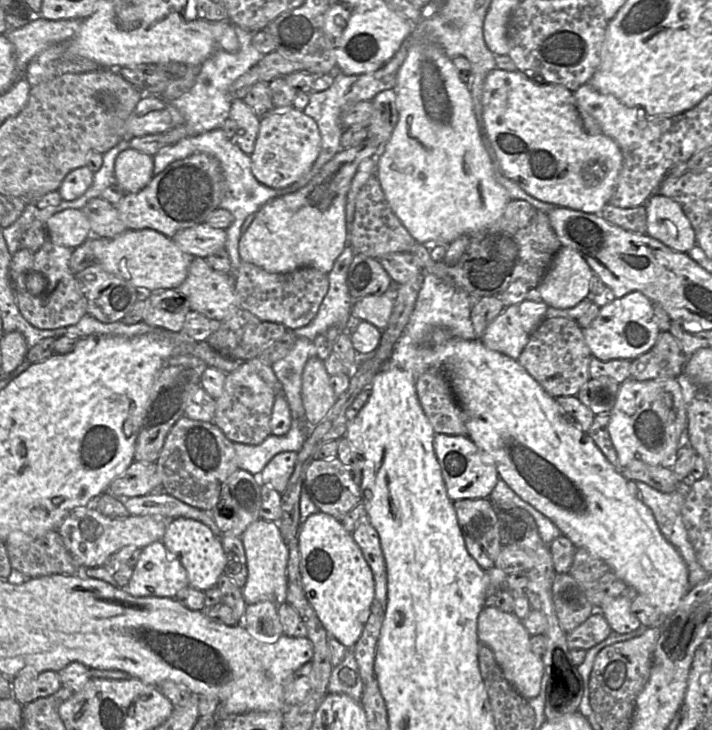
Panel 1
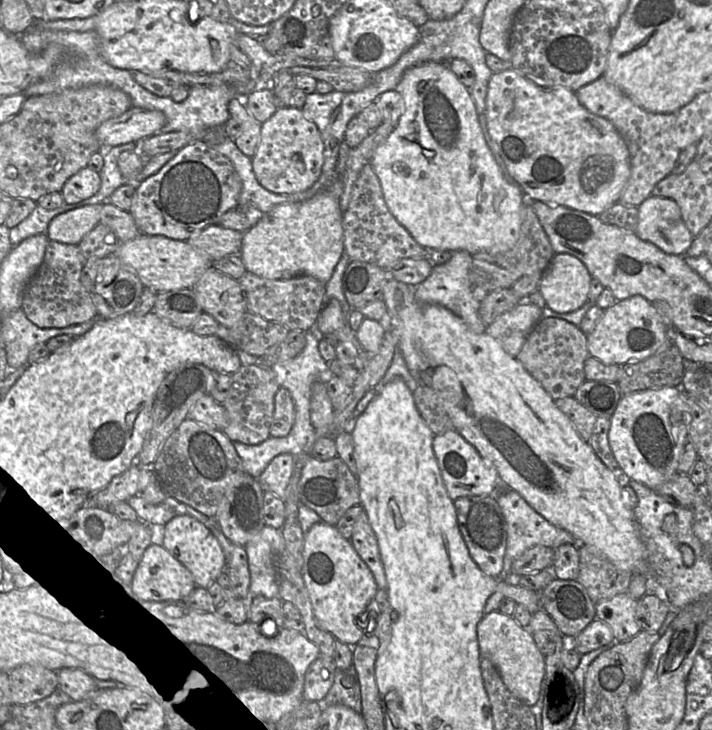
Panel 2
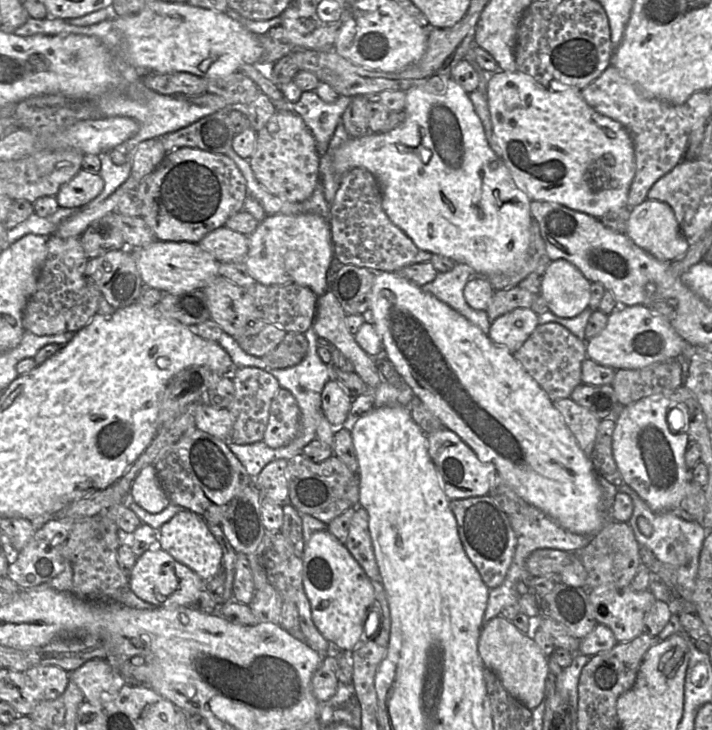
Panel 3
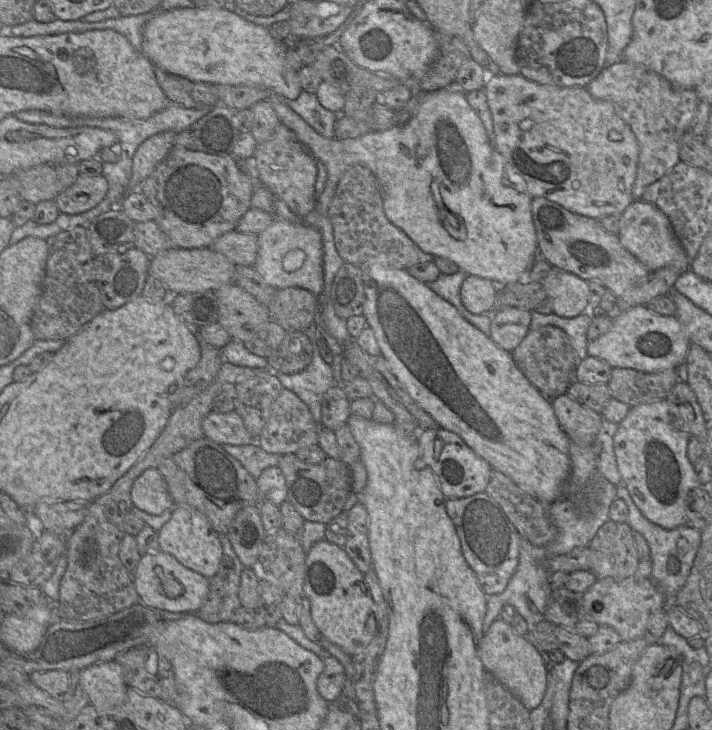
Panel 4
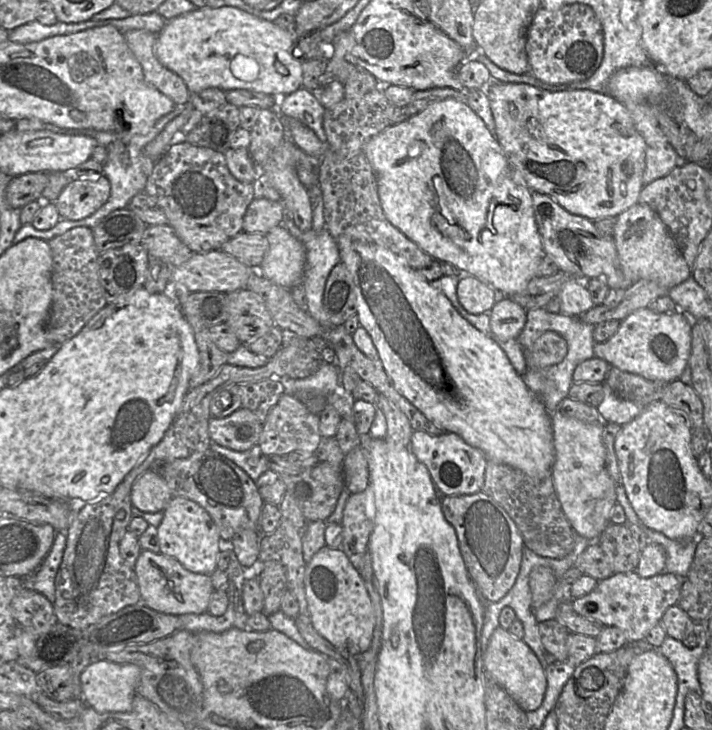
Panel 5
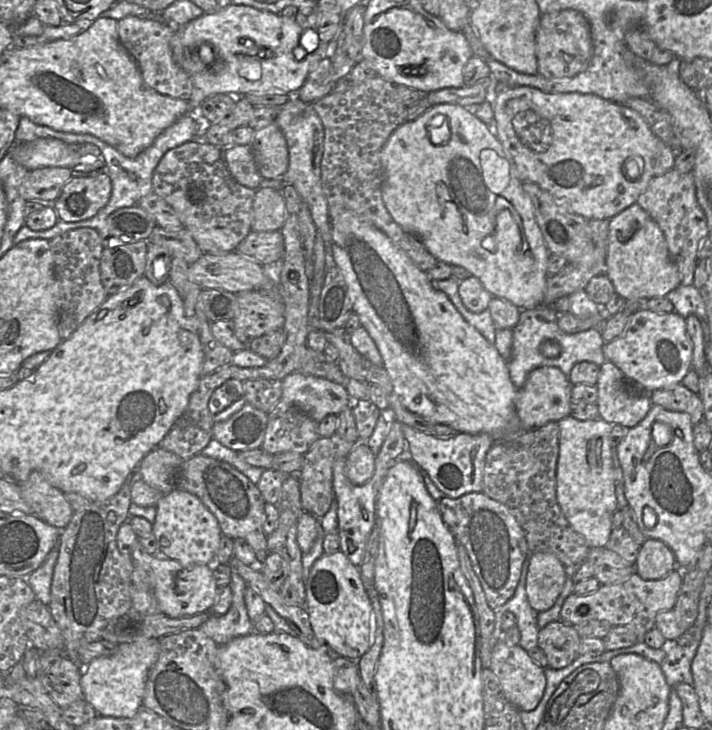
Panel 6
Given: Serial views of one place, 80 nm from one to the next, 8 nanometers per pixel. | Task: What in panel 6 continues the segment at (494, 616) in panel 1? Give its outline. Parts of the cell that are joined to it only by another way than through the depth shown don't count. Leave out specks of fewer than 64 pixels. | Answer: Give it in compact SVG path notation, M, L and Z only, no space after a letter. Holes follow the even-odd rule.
M499 640L492 651L490 670L498 678L506 699L519 711L532 711L538 706L546 688L544 668L538 666L521 646L507 645Z

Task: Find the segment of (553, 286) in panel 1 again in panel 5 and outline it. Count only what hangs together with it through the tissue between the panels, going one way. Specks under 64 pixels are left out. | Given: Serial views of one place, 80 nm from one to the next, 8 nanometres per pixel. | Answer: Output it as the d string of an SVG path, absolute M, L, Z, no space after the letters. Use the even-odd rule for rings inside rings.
M570 278L561 288L558 297L560 313L567 316L580 316L595 306L585 282L577 278Z

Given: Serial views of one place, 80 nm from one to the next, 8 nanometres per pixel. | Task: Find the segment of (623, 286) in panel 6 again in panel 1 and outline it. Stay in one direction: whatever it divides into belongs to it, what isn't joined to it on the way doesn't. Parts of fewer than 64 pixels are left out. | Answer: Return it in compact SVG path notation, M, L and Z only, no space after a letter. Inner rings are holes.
M654 193L645 207L647 235L677 252L687 253L696 245L695 229L677 201Z

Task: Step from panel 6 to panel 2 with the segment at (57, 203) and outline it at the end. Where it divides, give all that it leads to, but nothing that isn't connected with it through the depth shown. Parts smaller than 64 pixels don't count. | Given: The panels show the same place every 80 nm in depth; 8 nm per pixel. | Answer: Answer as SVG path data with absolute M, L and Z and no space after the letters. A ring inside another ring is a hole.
M86 166L65 182L60 193L65 204L75 204L95 195L100 186L99 173Z

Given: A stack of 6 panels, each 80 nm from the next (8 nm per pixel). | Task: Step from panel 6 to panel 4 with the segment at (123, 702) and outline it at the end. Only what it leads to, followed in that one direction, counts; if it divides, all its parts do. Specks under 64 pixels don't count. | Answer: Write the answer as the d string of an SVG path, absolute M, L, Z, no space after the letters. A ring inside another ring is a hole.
M115 661L93 664L81 671L80 683L89 704L97 709L111 709L122 704L128 686L120 664Z

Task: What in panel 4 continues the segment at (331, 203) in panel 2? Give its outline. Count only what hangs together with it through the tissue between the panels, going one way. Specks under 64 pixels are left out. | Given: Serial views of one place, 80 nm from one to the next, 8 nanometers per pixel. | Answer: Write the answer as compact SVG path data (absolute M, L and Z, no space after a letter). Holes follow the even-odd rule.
M275 219L258 235L258 254L253 267L265 283L276 289L297 287L319 296L324 288L322 236L312 226Z

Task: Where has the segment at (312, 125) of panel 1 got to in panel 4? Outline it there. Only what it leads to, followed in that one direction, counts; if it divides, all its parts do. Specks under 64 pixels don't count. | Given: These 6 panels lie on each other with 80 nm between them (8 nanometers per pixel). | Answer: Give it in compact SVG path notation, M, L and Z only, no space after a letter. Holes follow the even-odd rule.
M280 123L270 139L256 145L253 157L256 160L259 182L287 204L297 217L305 217L316 209L317 160L294 132Z

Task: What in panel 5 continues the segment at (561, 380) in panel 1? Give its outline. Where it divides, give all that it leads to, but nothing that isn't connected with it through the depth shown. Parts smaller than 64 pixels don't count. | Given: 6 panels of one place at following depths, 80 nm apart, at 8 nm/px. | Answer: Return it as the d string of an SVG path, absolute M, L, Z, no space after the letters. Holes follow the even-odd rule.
M554 331L544 332L526 351L527 368L545 369L563 361L567 354L567 342Z

